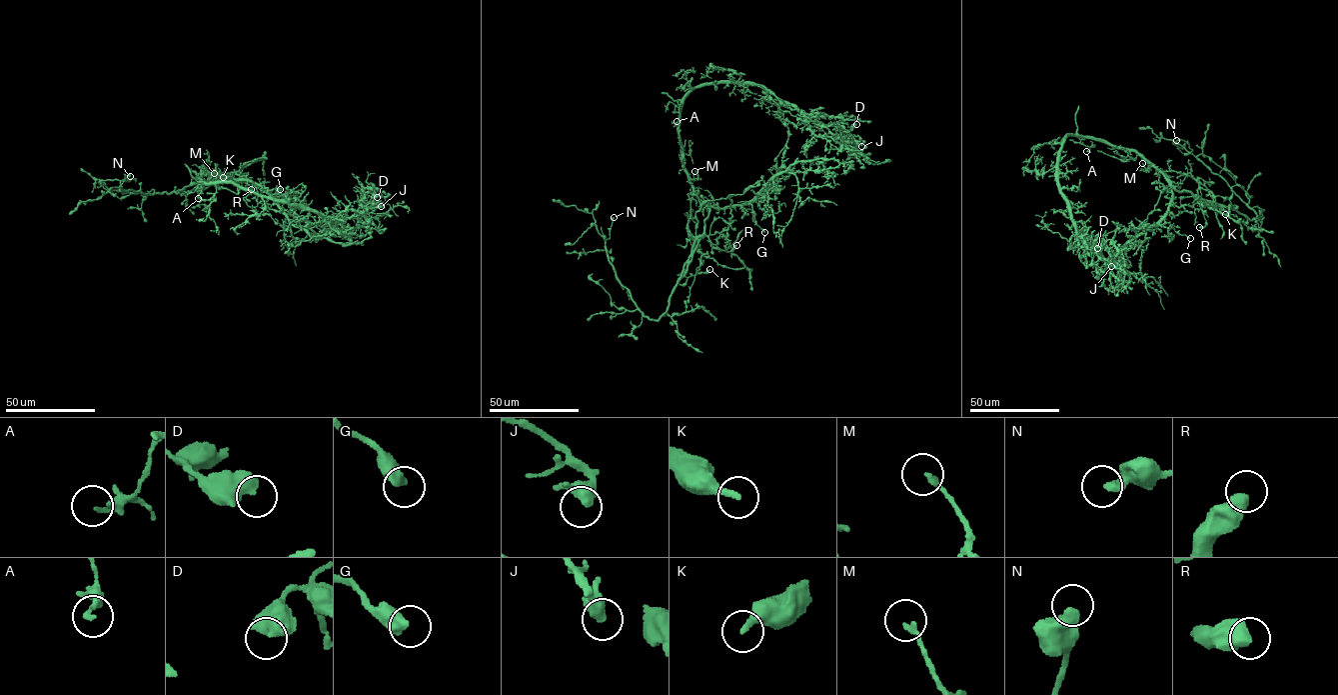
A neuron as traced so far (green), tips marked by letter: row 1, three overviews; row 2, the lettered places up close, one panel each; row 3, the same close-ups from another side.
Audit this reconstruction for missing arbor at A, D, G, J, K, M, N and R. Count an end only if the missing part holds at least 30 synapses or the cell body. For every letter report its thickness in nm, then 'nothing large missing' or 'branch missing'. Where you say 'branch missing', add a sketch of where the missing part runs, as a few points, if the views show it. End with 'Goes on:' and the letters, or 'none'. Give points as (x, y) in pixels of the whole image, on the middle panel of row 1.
A: 160 nm thick; nothing large missing
D: 650 nm thick; nothing large missing
G: 480 nm thick; nothing large missing
J: 360 nm thick; nothing large missing
K: 260 nm thick; nothing large missing
M: 190 nm thick; nothing large missing
N: 360 nm thick; nothing large missing
R: 600 nm thick; nothing large missing
Goes on: none

